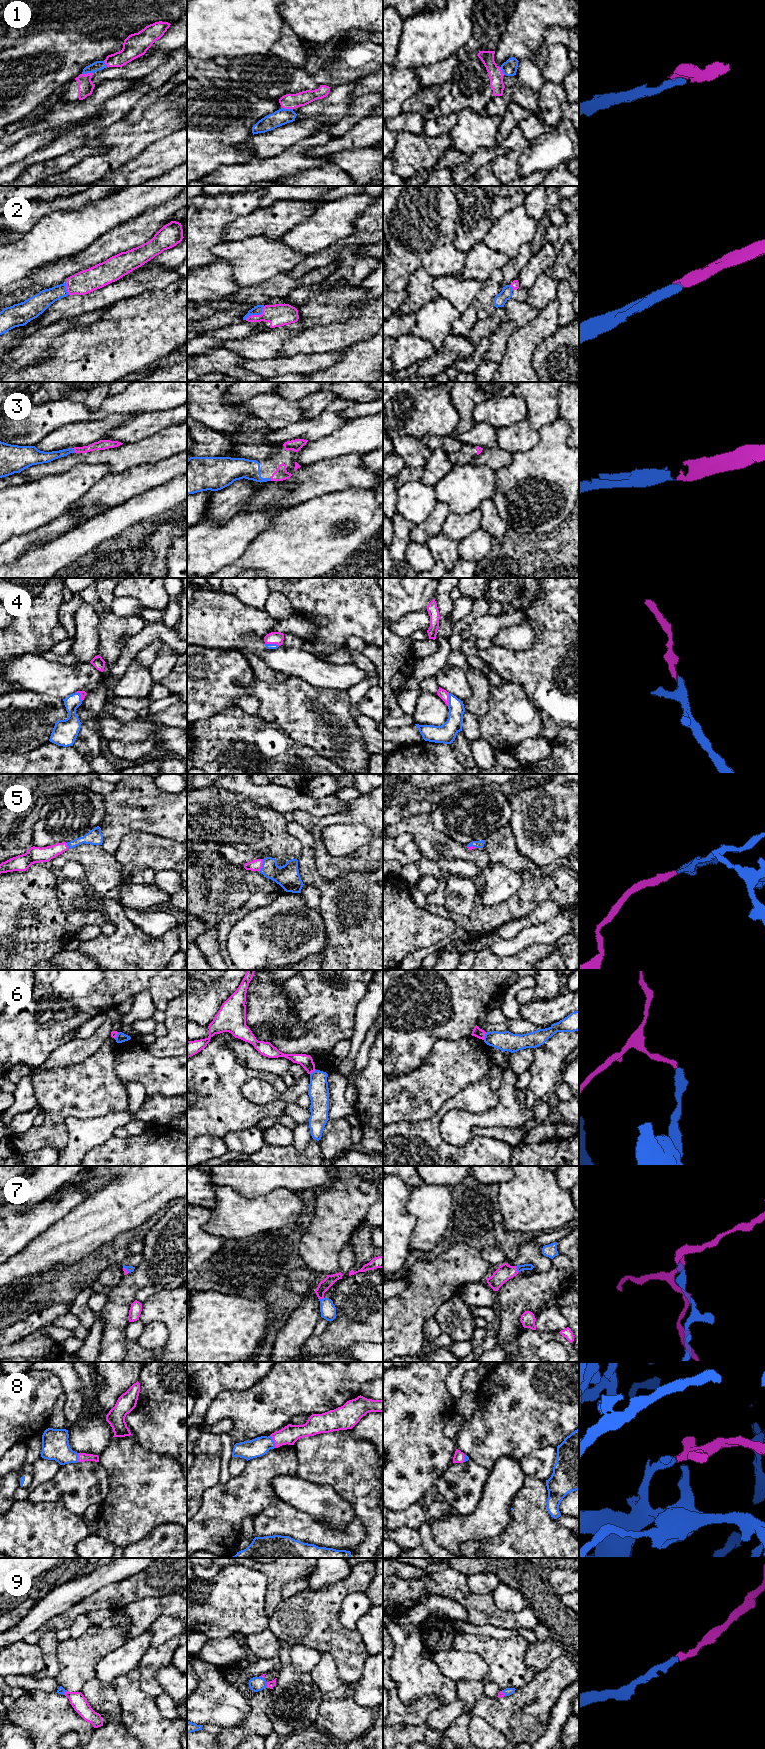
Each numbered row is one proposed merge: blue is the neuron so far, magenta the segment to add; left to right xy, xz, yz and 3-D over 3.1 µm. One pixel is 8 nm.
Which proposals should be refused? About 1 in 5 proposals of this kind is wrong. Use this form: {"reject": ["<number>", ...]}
{"reject": ["6"]}

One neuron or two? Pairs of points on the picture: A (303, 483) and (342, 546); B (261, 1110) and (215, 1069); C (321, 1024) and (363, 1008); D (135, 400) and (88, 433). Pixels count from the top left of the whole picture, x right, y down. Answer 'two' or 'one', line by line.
A: two
B: one
C: two
D: two

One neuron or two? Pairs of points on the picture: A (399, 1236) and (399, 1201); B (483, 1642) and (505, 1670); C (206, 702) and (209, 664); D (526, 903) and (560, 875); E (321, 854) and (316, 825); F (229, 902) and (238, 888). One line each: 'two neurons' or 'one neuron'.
A: one neuron
B: one neuron
C: one neuron
D: one neuron
E: one neuron
F: one neuron

